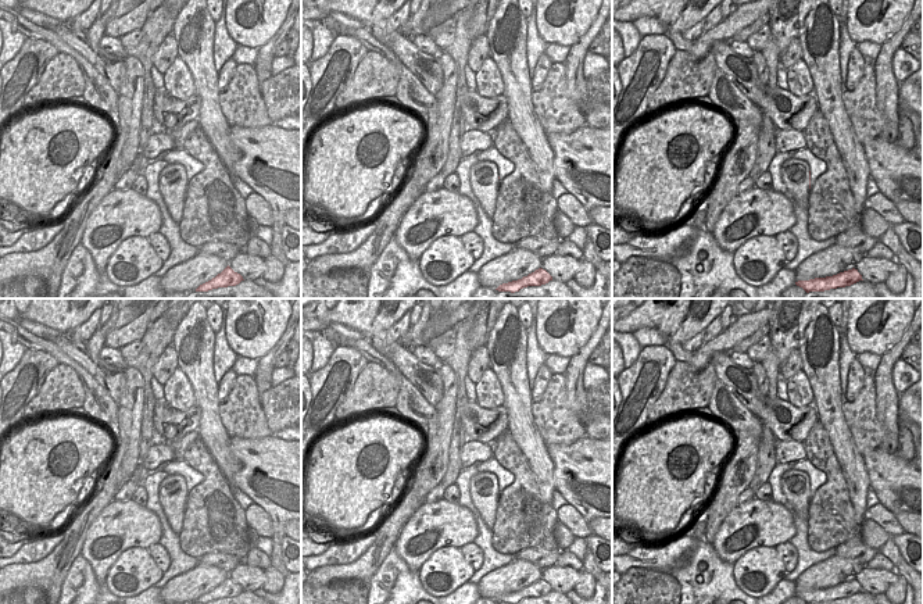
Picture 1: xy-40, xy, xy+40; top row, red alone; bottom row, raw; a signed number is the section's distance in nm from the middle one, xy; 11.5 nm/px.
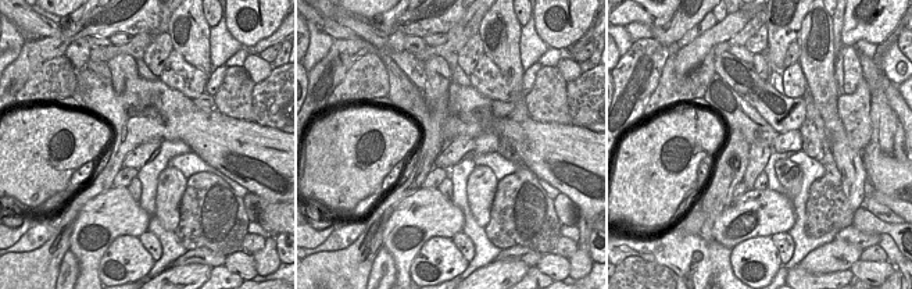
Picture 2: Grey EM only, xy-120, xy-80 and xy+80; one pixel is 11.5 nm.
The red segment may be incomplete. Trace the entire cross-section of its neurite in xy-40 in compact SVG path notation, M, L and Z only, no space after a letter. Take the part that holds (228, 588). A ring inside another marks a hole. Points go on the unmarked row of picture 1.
M229 576L218 585L215 589L211 592L200 596L196 603L208 603L212 600L218 598L228 598L228 597L236 597L239 596L243 590L243 587L237 583L235 583Z

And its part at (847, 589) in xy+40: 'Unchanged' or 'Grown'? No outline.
Unchanged.

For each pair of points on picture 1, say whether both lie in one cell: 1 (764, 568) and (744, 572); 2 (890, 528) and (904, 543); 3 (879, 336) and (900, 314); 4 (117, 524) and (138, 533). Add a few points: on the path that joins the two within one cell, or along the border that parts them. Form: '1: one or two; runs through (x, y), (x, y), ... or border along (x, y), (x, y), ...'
1: one; runs through (759, 569), (748, 572)
2: two; border along (869, 518), (890, 535), (904, 533)
3: one; runs through (884, 331), (894, 320)
4: one; runs through (122, 525), (132, 528)

